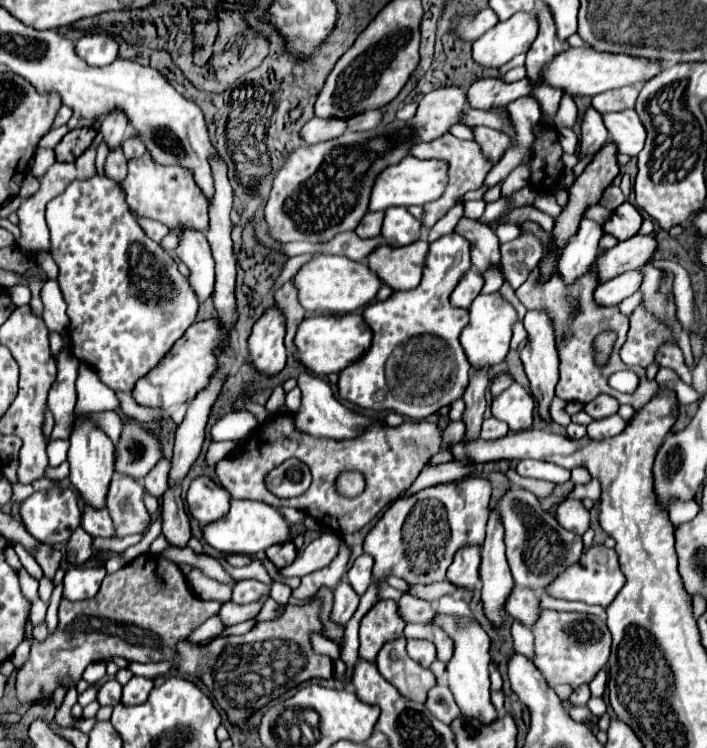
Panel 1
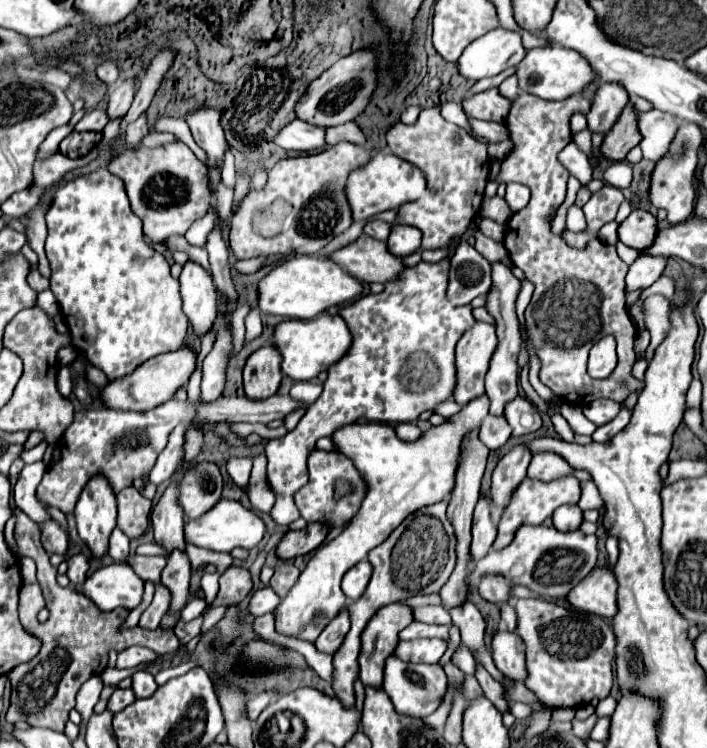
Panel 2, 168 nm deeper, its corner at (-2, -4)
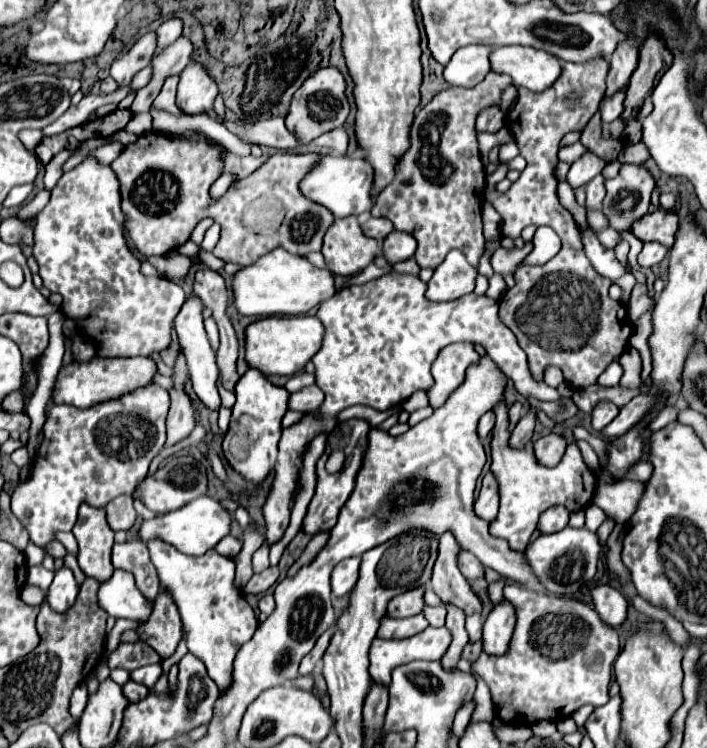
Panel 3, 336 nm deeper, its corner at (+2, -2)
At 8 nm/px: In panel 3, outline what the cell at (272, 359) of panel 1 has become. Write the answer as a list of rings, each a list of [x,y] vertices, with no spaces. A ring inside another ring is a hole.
[[[247,370],[235,388],[237,402],[233,406],[231,424],[223,438],[223,454],[231,468],[251,484],[261,484],[277,466],[277,444],[281,438],[281,418],[287,412],[289,392],[273,386],[259,370]]]

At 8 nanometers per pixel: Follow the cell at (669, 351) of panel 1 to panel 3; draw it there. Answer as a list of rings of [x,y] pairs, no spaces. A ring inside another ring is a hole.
[[[635,284],[633,288],[633,294],[631,294],[631,302],[627,304],[627,316],[629,320],[637,320],[641,314],[645,314],[651,306],[651,300],[647,296],[647,286],[639,286]]]

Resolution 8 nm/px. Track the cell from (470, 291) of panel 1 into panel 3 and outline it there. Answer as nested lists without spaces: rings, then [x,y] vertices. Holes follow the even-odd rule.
[[[451,250],[447,258],[435,268],[431,280],[427,282],[425,298],[431,302],[457,300],[475,288],[477,268],[471,266],[459,250]]]

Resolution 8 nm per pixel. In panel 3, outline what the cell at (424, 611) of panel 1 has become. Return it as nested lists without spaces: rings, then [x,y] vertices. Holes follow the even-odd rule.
[[[425,606],[423,608],[423,614],[425,614],[425,618],[429,620],[429,624],[431,626],[445,626],[445,614],[447,614],[447,610],[445,610],[445,606],[437,606],[437,608],[431,608],[431,606]]]

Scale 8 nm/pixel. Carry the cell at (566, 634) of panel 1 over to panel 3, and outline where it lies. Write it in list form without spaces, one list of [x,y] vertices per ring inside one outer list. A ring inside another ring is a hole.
[[[515,582],[505,586],[505,598],[517,610],[517,626],[507,652],[501,656],[481,652],[471,664],[471,672],[491,690],[495,716],[505,724],[531,726],[541,720],[561,722],[583,704],[605,706],[613,662],[619,656],[617,630],[601,622],[589,604],[535,594]]]

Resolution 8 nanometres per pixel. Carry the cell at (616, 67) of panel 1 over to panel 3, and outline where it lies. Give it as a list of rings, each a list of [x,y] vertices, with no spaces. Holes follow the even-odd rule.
[[[499,46],[489,56],[491,70],[507,74],[515,86],[527,90],[547,90],[559,78],[559,60],[553,54],[531,46]]]

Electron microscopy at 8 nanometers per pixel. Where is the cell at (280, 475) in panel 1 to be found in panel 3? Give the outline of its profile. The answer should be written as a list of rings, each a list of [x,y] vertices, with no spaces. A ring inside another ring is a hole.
[[[391,272],[363,286],[343,288],[319,306],[315,316],[321,320],[325,334],[319,352],[313,356],[313,364],[317,386],[325,392],[325,402],[319,408],[323,418],[309,414],[299,424],[283,430],[273,488],[263,508],[267,530],[265,538],[269,544],[279,542],[289,524],[289,504],[299,478],[295,460],[301,456],[311,438],[321,430],[333,430],[337,424],[337,412],[349,406],[363,404],[375,410],[387,410],[407,400],[413,392],[427,390],[427,386],[431,386],[431,364],[441,348],[461,340],[475,340],[475,344],[481,344],[497,366],[513,380],[519,394],[525,398],[533,396],[537,400],[561,398],[555,388],[547,386],[545,382],[537,382],[531,376],[517,336],[501,322],[497,314],[497,300],[467,294],[453,302],[427,302],[425,290],[427,284],[421,282],[419,276]]]

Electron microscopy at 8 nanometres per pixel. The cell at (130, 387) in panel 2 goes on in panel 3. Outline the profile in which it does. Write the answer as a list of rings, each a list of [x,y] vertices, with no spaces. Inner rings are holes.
[[[93,356],[89,362],[71,362],[63,364],[57,382],[53,386],[51,402],[53,404],[73,404],[75,408],[89,408],[95,402],[105,402],[107,398],[119,398],[119,394],[129,394],[139,386],[151,384],[151,378],[157,374],[155,362],[151,358],[101,358]]]

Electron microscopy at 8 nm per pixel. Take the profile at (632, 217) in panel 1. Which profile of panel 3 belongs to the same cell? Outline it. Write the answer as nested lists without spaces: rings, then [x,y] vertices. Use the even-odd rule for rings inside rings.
[[[655,210],[653,214],[643,216],[635,222],[635,236],[641,242],[661,242],[663,246],[671,248],[675,242],[675,232],[679,228],[679,218],[671,210]]]

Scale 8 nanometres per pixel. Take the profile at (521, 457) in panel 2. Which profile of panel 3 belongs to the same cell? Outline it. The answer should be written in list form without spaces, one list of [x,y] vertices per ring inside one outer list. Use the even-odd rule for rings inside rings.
[[[529,406],[527,414],[519,420],[515,430],[511,432],[511,446],[525,446],[533,436],[535,422],[537,422],[537,410],[533,406]]]

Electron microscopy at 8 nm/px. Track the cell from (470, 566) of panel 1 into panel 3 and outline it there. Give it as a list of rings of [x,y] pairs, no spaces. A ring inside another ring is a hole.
[[[487,472],[483,476],[483,486],[481,486],[481,492],[479,492],[479,498],[475,500],[475,512],[491,522],[497,514],[497,508],[499,508],[499,484],[497,484],[497,478],[493,476],[493,472]]]

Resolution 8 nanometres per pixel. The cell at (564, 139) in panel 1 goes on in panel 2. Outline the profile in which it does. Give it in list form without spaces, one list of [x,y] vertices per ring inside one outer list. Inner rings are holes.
[[[569,142],[561,152],[559,152],[559,162],[565,164],[565,168],[579,178],[581,184],[587,184],[591,180],[591,164],[585,152],[577,148],[575,142]]]

